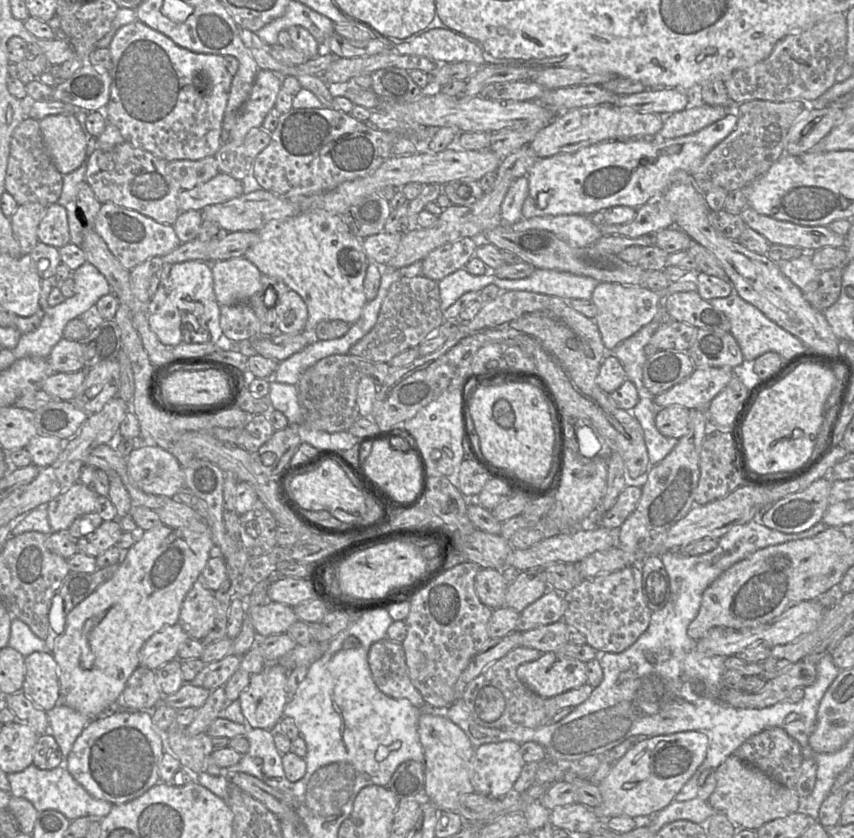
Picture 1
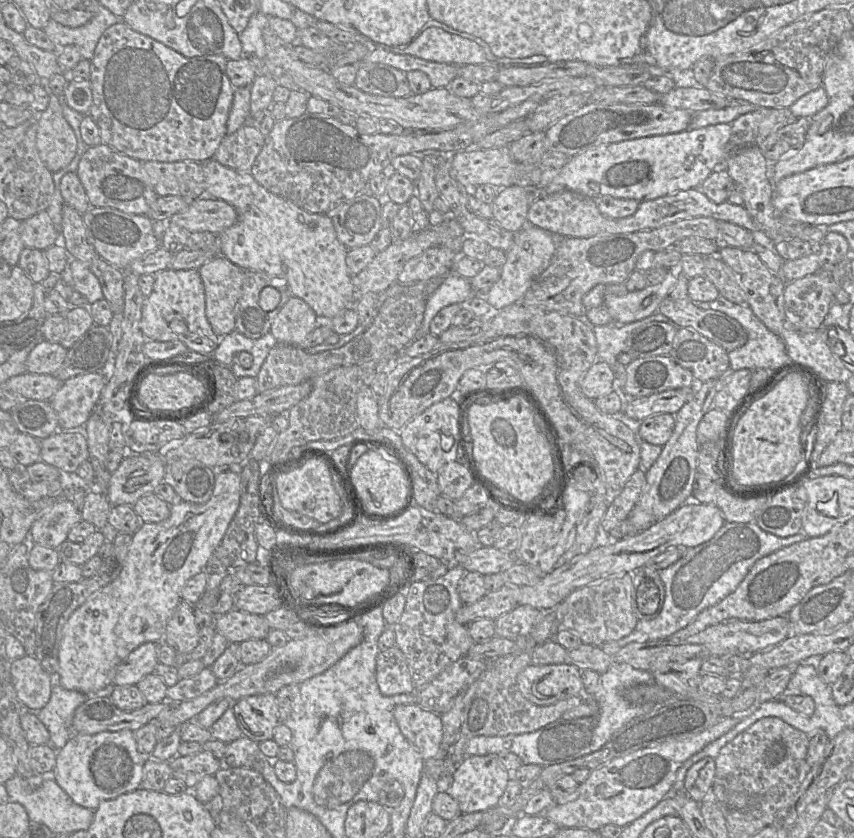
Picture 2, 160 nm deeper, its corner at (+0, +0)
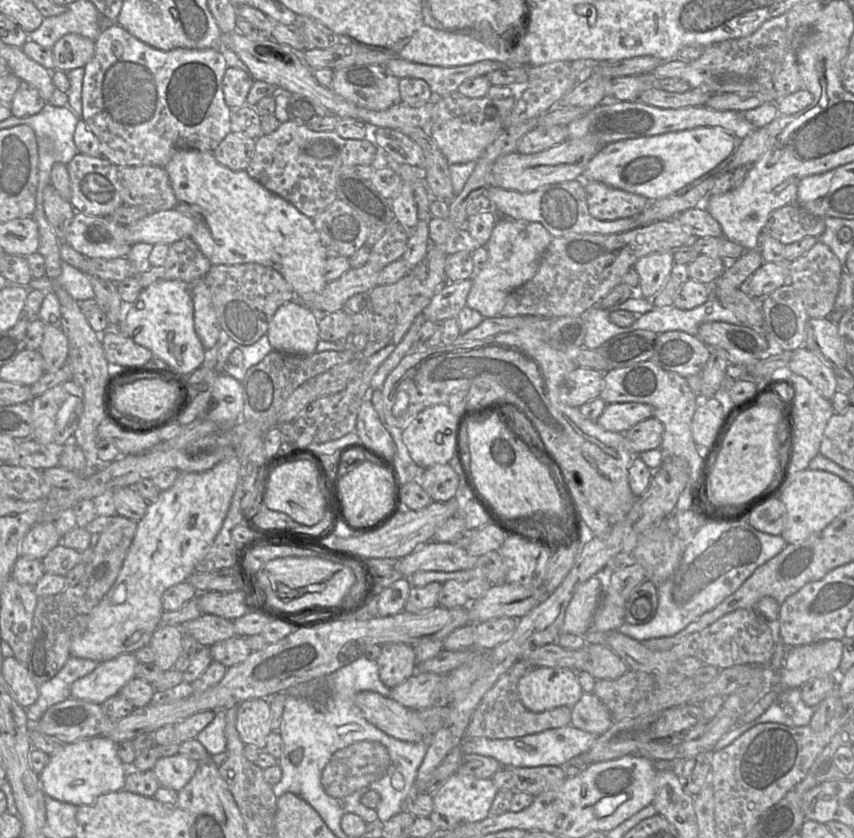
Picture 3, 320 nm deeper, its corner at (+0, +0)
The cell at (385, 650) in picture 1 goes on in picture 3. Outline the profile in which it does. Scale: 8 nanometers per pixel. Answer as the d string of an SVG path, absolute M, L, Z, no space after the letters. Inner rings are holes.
M387 643L382 646L376 662L381 681L390 689L417 672L414 648L404 643Z

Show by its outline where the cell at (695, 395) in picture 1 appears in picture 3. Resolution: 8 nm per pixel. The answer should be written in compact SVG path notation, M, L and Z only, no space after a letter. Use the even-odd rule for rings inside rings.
M612 403L607 404L596 423L607 431L623 433L653 417L653 412L653 407L645 403Z

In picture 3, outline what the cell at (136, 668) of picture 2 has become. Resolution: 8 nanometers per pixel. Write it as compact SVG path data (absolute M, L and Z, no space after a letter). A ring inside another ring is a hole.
M123 653L99 663L91 673L71 685L71 698L101 705L119 694L123 686L135 677L137 664L133 653Z

